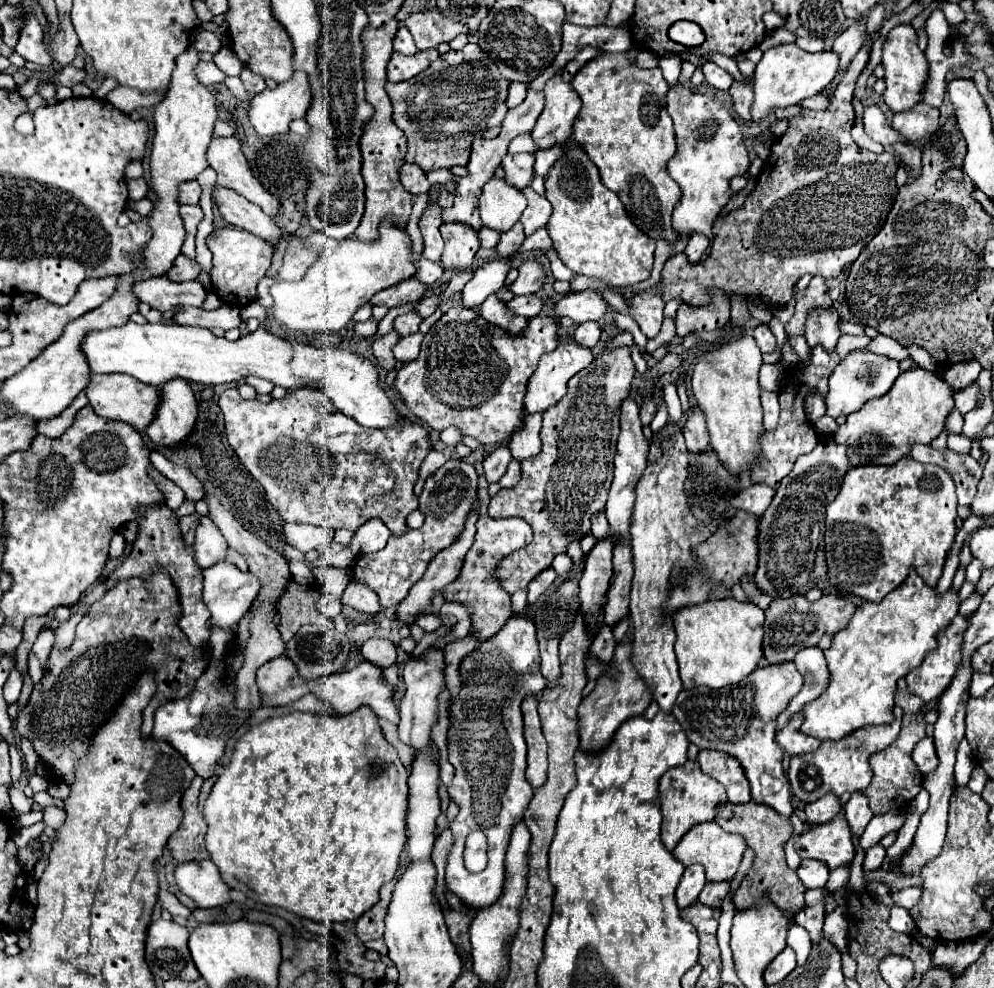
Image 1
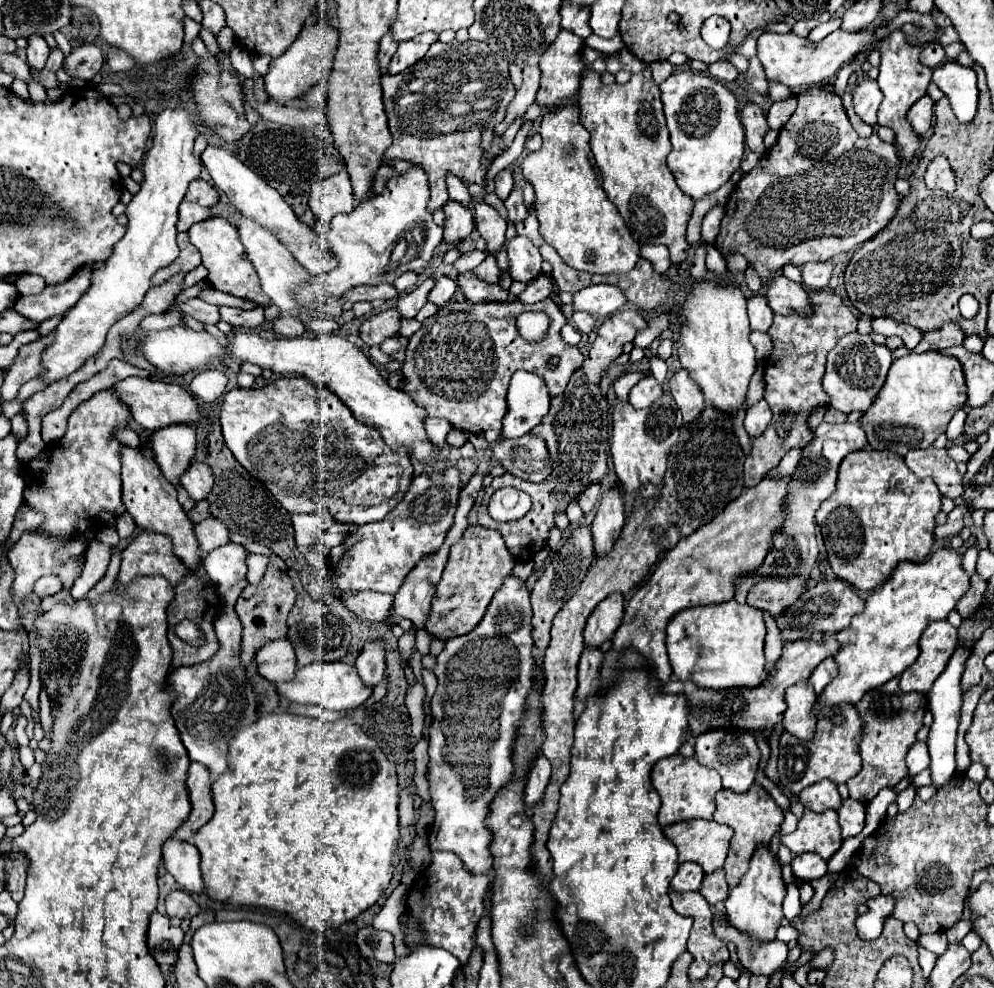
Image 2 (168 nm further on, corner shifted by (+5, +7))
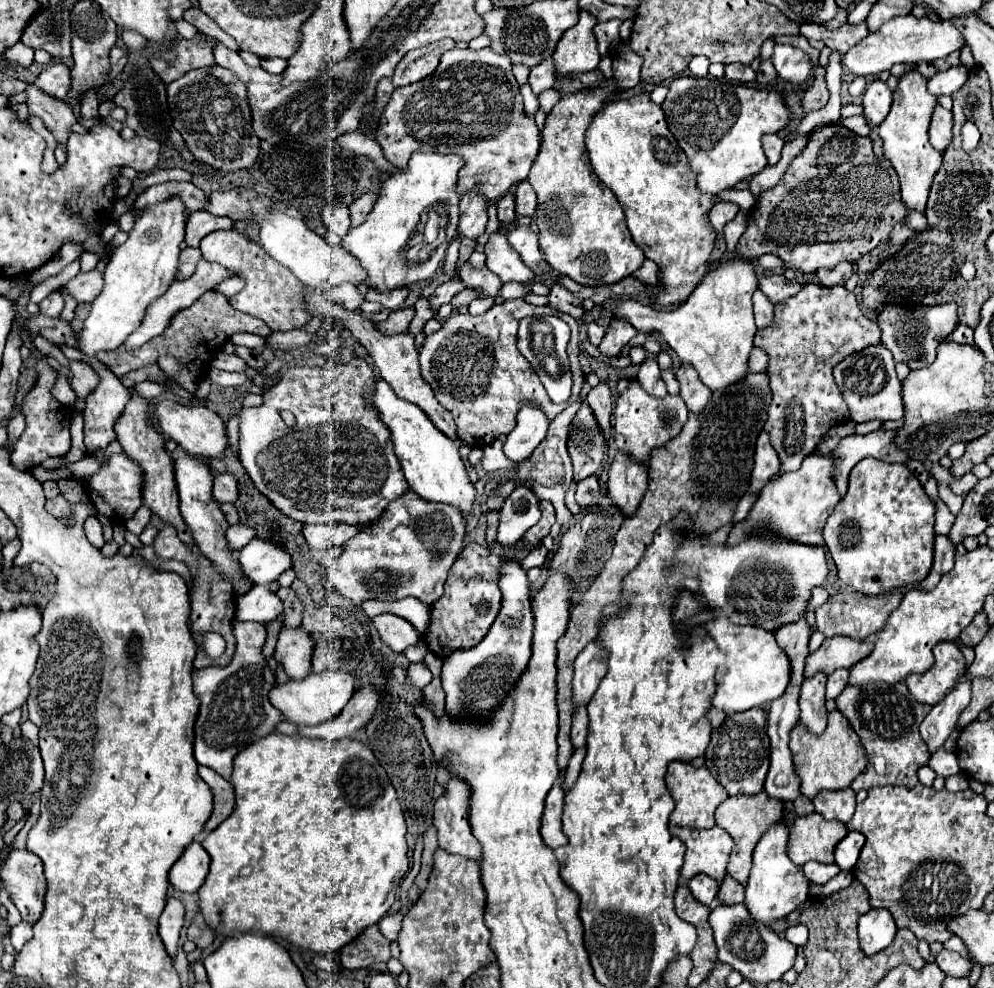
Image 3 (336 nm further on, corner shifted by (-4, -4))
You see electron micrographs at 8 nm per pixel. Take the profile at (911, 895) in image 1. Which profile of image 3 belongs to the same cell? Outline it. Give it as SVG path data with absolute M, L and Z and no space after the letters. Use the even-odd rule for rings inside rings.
M871 909L859 919L861 951L865 951L865 955L869 957L889 947L895 939L895 933L897 925L891 911L887 909Z

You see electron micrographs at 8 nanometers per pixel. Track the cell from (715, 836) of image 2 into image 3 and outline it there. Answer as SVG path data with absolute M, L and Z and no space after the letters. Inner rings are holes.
M669 827L669 829L671 835L679 837L687 847L685 863L681 869L683 881L689 881L699 873L705 873L715 881L723 881L723 877L727 875L729 855L735 847L727 831L723 831L721 827L713 827L713 829Z

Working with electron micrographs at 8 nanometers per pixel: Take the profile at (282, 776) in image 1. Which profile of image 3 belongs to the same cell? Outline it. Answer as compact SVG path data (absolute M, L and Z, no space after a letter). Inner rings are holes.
M269 733L259 741L251 743L239 755L235 755L235 771L233 771L233 787L235 787L235 811L225 819L215 831L211 831L203 847L211 857L209 875L199 889L199 911L203 919L213 927L215 933L229 937L231 931L263 931L275 937L283 937L289 943L309 949L314 953L326 954L339 951L351 939L355 939L365 927L379 923L399 895L399 885L410 870L409 857L407 857L407 841L405 841L405 815L397 797L395 787L391 785L389 775L379 765L377 757L369 747L355 739L307 739L307 737L293 737L283 733Z

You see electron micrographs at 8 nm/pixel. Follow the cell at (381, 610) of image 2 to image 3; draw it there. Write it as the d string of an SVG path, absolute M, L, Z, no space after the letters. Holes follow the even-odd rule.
M383 613L371 619L375 629L379 631L383 643L387 643L393 651L403 651L409 645L415 645L421 639L421 633L403 617Z

